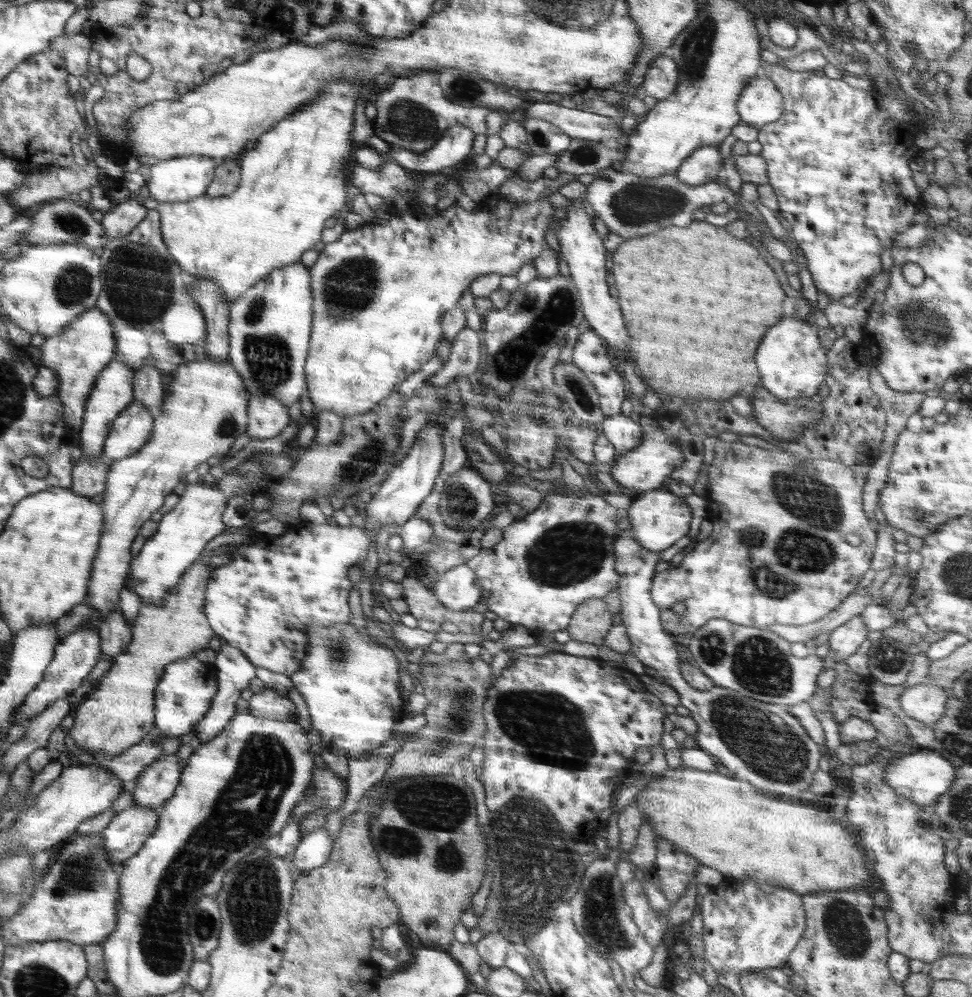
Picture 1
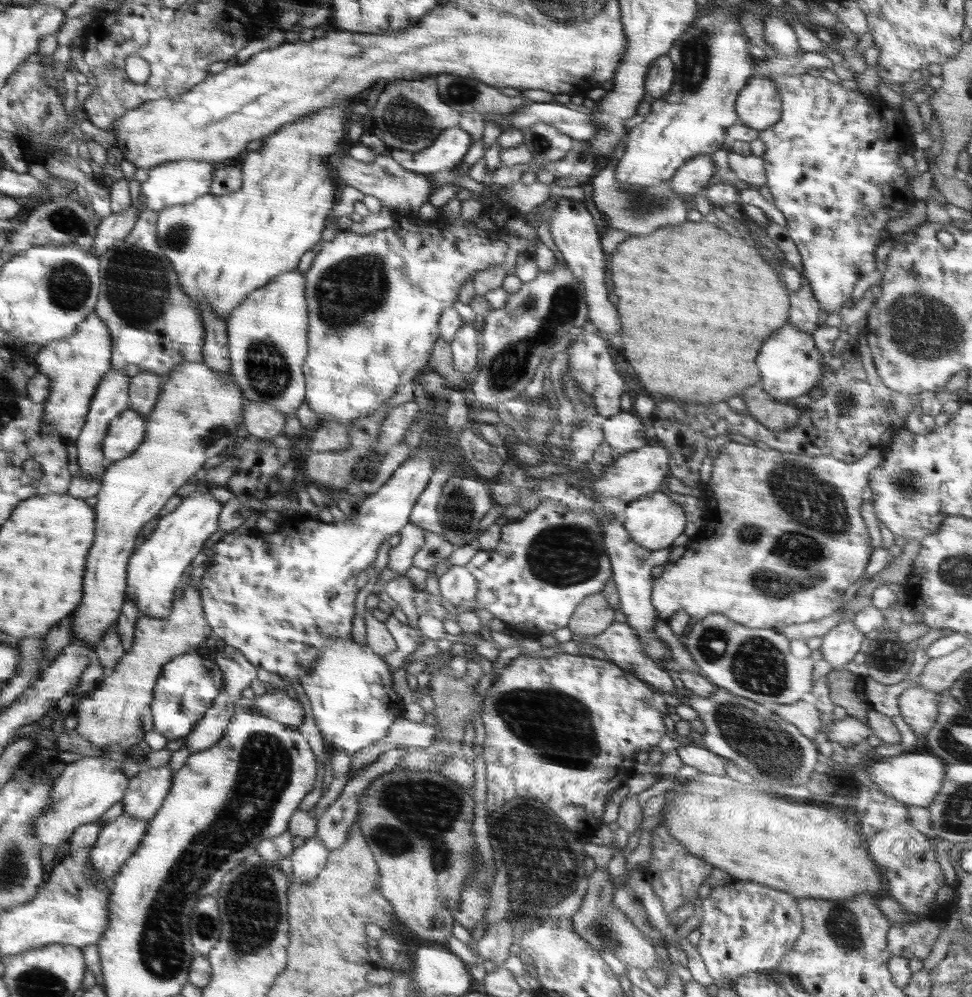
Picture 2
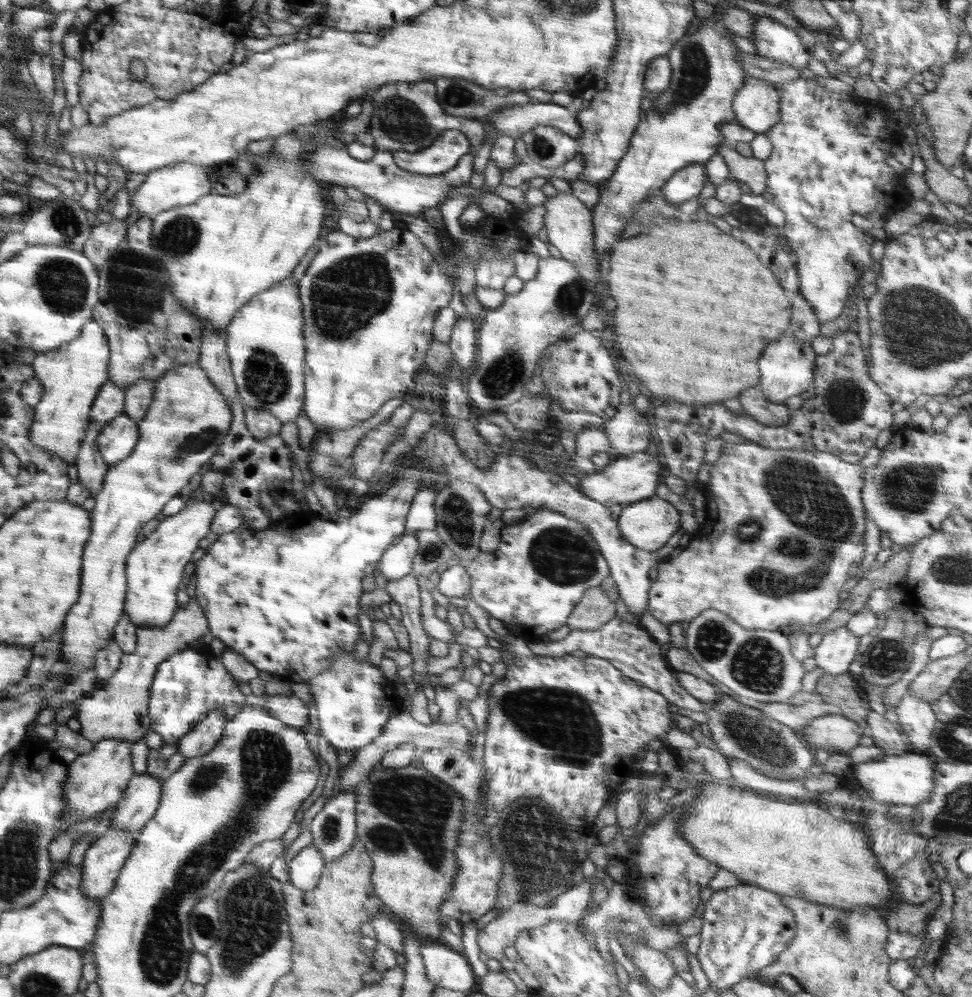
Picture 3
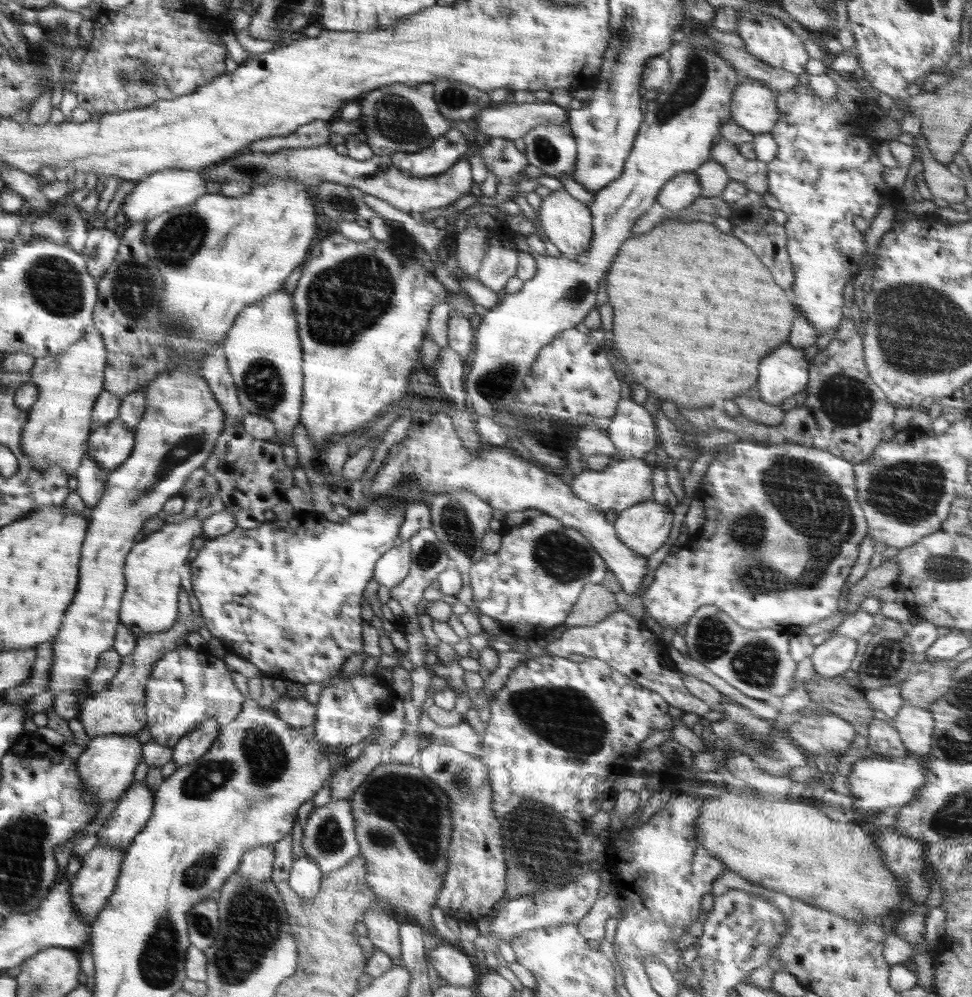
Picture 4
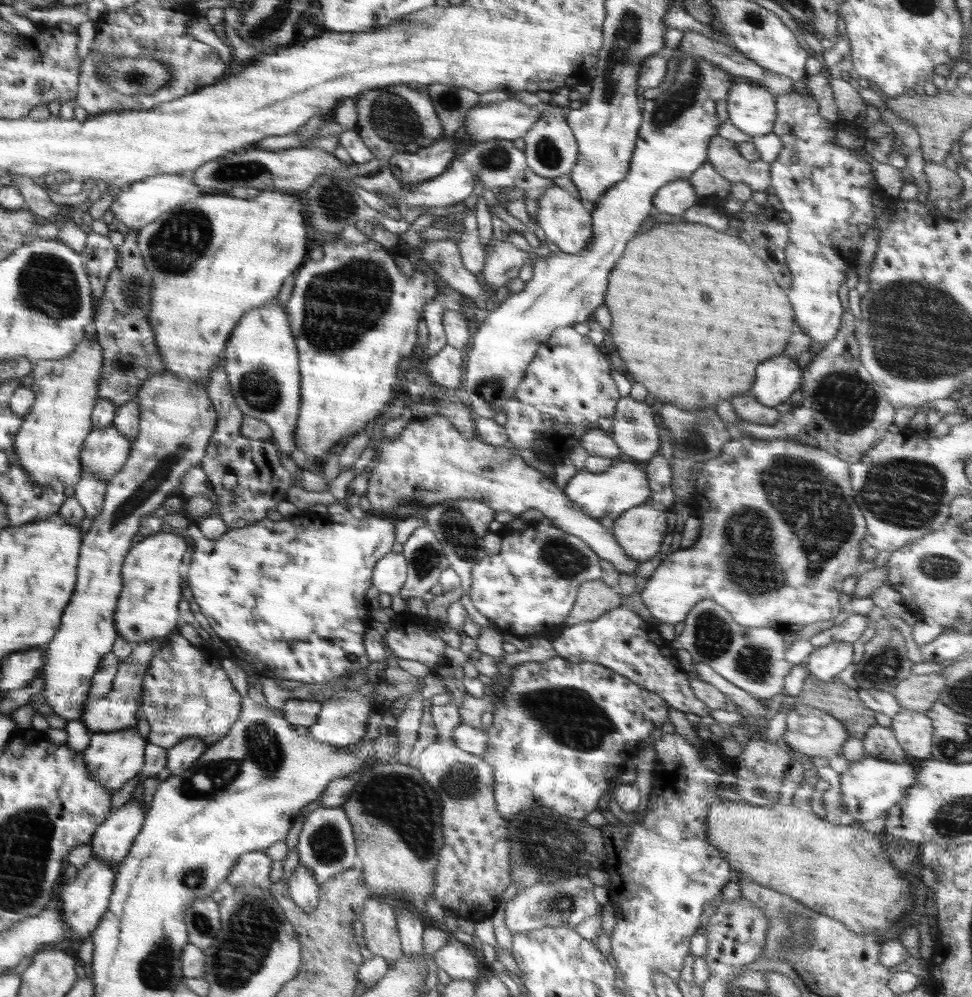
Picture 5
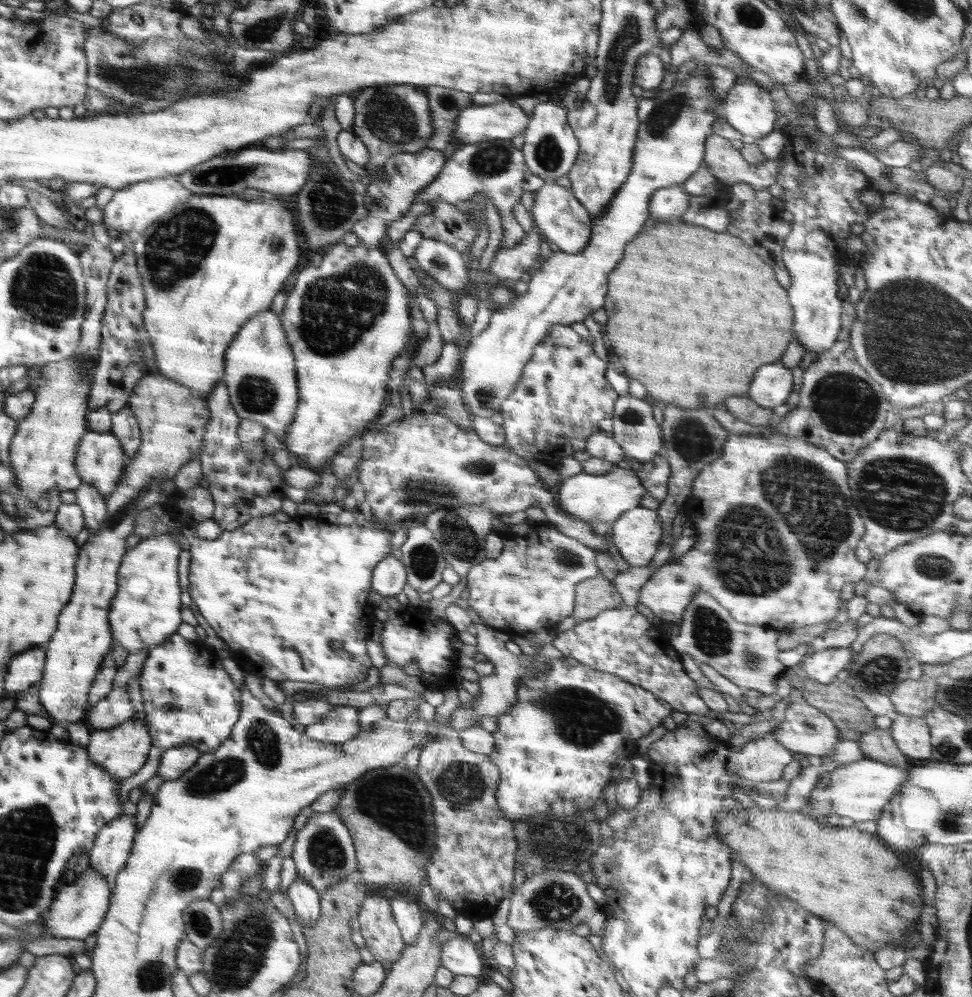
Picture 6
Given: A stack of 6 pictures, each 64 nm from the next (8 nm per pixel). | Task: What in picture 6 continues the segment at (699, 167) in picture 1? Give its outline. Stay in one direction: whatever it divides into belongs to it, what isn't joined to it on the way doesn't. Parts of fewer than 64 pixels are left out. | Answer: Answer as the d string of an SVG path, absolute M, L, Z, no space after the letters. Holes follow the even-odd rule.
M682 185L659 188L650 200L648 211L658 223L674 222L690 206L690 193Z

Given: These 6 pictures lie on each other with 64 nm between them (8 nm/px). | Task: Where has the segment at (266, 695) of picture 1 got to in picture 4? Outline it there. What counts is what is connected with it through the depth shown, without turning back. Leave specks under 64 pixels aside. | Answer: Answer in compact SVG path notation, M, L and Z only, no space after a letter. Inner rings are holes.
M283 696L270 707L280 720L294 728L315 724L316 706L303 697Z

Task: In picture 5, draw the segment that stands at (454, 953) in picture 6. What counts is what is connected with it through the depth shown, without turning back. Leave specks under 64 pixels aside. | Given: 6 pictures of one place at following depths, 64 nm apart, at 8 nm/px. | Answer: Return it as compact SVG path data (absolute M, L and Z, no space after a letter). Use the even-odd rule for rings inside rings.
M450 938L444 946L433 953L433 960L451 980L475 981L480 979L476 955L478 953L464 942Z

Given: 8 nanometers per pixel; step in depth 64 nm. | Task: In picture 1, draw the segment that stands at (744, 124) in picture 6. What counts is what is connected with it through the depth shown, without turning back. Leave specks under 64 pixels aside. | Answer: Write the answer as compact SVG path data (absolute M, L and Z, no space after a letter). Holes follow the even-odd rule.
M761 74L742 89L736 111L741 123L761 128L778 120L783 112L783 97L772 79Z

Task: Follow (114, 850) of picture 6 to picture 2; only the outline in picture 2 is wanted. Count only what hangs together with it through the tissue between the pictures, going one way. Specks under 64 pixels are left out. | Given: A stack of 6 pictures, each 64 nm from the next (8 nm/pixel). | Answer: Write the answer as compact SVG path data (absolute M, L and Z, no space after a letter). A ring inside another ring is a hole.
M167 763L158 768L143 768L136 776L129 778L129 788L122 800L124 815L144 820L156 816L170 792L174 774Z

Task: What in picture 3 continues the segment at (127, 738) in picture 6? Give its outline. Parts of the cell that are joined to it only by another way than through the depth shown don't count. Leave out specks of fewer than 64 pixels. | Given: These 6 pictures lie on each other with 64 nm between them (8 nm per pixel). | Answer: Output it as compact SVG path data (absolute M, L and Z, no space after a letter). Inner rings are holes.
M100 740L94 743L90 752L78 755L68 764L69 778L66 779L65 796L70 810L66 811L66 815L62 815L62 833L74 824L86 822L99 812L116 806L117 802L124 798L126 787L135 774L131 747L132 743L124 740Z

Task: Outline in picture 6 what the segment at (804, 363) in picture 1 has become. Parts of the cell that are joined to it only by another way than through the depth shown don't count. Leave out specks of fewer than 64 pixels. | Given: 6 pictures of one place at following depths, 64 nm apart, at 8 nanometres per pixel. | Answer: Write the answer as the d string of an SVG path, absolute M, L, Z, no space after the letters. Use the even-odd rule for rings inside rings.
M778 360L756 370L754 382L747 394L756 404L772 409L774 406L784 404L792 391L794 391L792 370Z

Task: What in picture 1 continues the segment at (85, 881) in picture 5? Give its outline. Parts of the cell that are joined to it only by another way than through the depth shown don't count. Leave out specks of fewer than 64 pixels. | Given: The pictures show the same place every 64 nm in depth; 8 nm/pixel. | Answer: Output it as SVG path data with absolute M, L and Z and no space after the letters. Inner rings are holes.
M132 805L114 815L102 830L105 852L109 861L120 866L133 858L144 841L156 832L160 820L159 809Z

